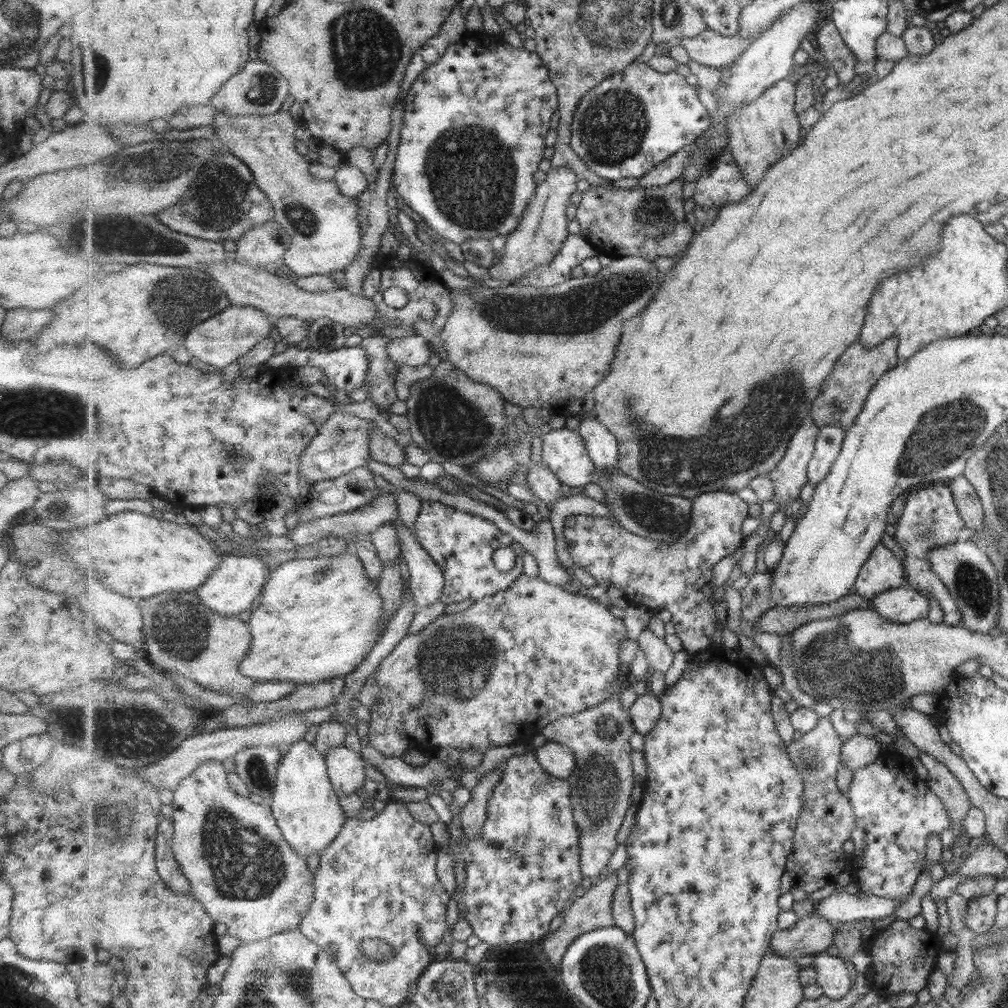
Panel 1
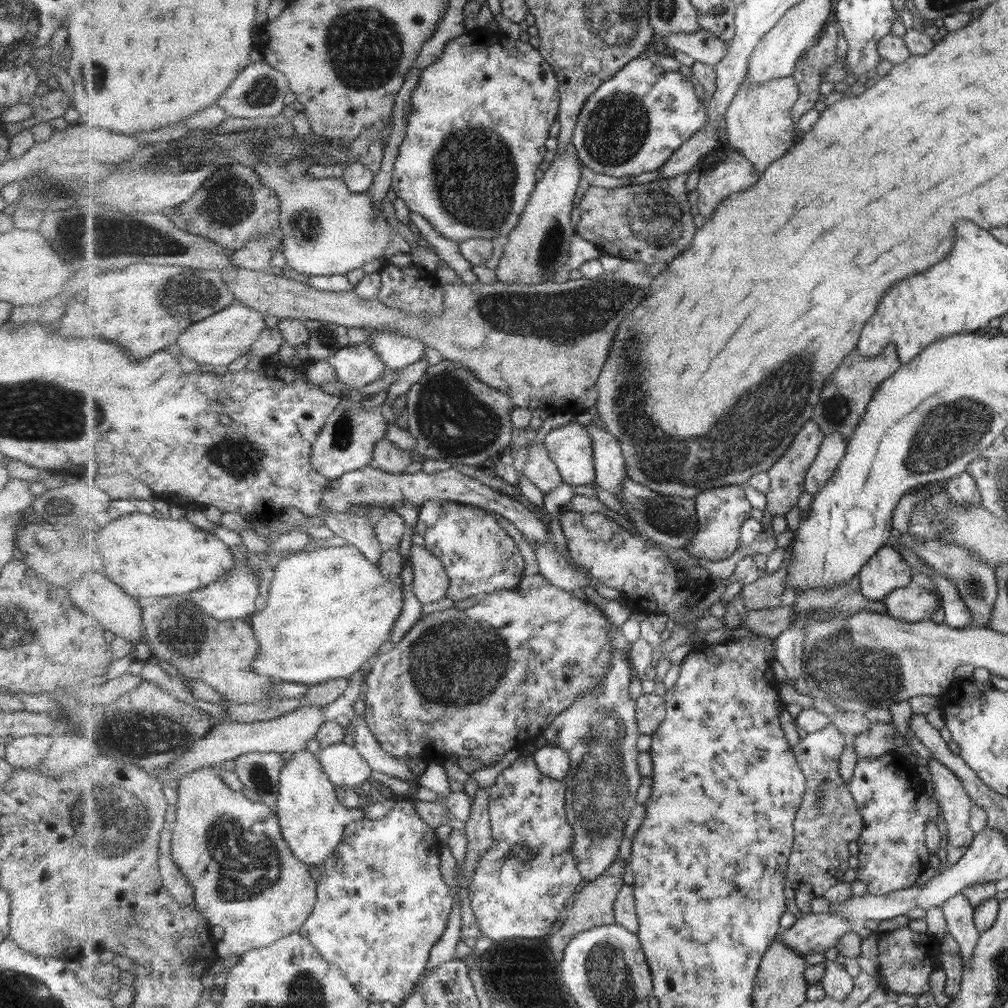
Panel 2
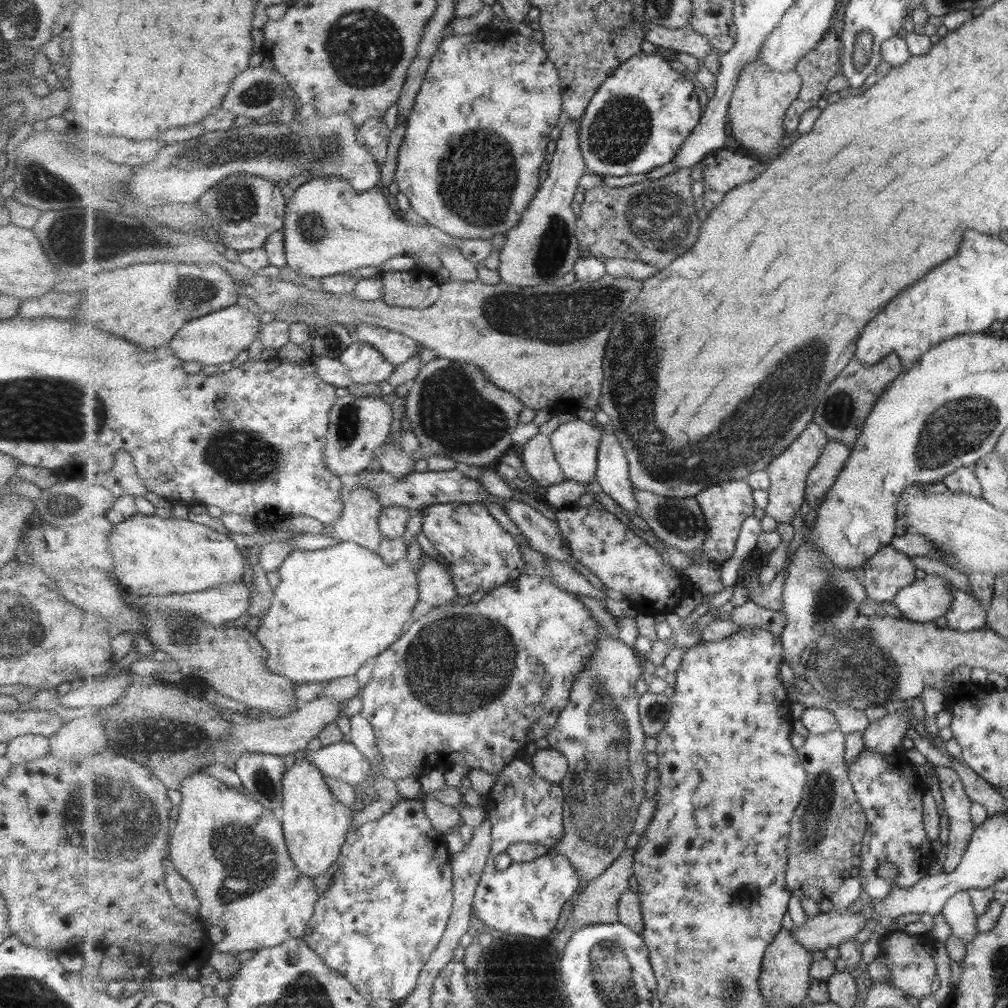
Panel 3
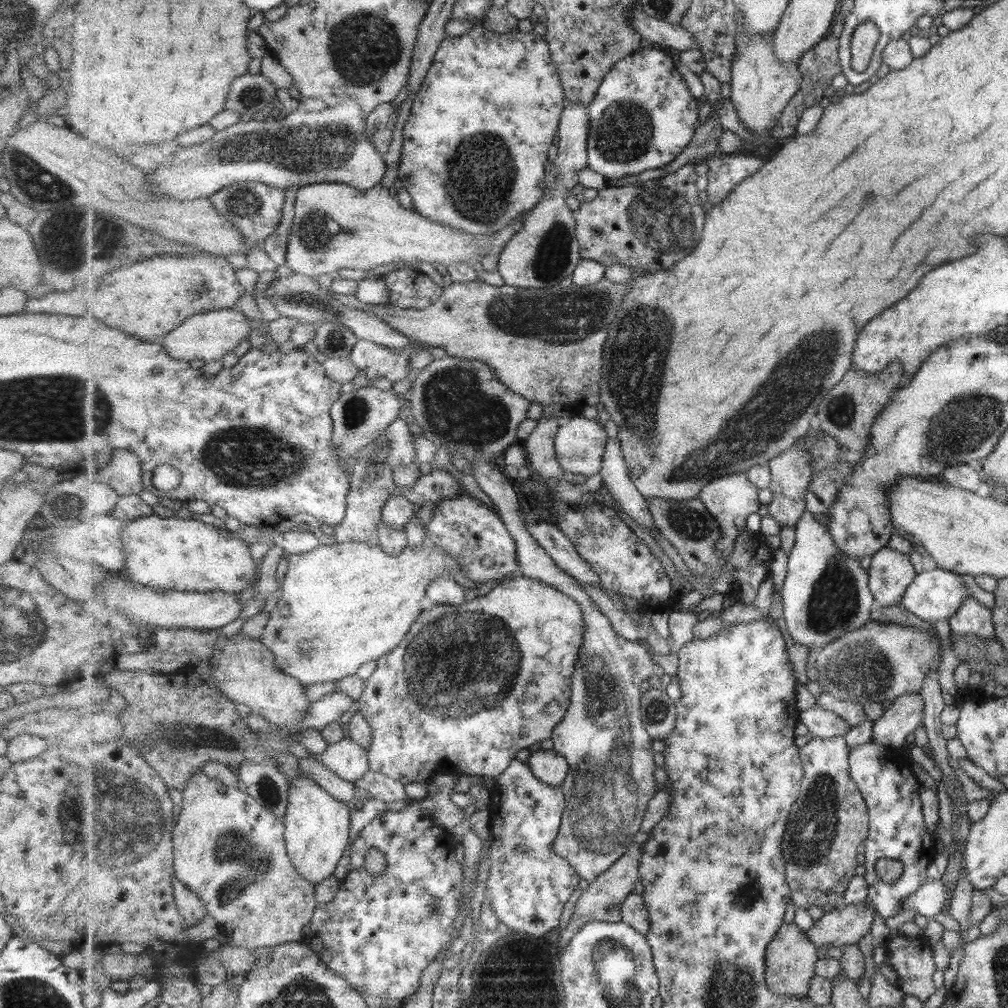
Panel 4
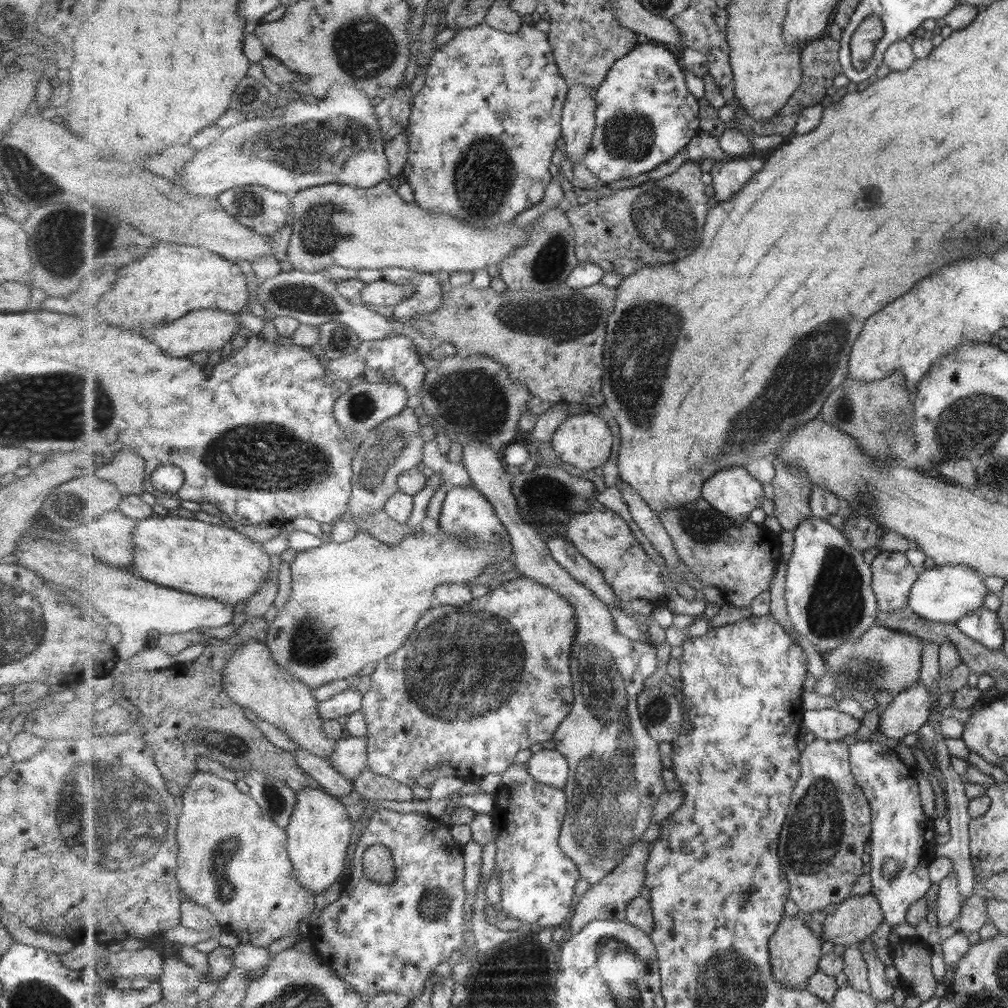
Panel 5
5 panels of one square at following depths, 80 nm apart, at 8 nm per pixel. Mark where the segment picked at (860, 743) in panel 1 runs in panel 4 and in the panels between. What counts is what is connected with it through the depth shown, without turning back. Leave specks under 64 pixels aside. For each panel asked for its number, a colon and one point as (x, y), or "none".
2: (881, 738)
3: (885, 735)
4: (904, 714)

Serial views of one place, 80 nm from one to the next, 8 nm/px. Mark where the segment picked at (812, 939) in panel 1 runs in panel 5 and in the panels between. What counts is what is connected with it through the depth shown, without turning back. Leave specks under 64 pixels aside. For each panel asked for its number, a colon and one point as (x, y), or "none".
2: (813, 933)
3: (830, 929)
4: (844, 925)
5: (854, 919)

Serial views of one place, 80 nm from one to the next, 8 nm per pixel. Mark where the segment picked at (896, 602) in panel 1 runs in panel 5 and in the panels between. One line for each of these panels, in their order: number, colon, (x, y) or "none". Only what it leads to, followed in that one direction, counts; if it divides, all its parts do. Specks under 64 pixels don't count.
2: (911, 604)
3: (924, 600)
4: (935, 595)
5: (944, 594)

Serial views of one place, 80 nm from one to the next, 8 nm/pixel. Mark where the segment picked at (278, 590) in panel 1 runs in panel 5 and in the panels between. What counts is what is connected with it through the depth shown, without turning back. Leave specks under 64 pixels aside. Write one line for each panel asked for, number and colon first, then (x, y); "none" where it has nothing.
2: (346, 608)
3: (335, 608)
4: (342, 605)
5: (359, 601)

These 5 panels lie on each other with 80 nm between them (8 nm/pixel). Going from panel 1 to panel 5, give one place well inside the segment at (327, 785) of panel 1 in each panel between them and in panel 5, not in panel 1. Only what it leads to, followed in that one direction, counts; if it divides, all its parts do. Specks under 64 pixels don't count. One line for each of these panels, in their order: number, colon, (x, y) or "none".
2: (313, 821)
3: (316, 825)
4: (317, 824)
5: (319, 833)

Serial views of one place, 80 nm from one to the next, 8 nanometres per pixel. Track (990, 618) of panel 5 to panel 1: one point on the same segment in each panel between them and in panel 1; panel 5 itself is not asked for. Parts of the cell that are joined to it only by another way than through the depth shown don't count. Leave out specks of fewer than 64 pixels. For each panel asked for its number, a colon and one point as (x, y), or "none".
1: (929, 519)
2: (955, 615)
3: (965, 614)
4: (973, 619)

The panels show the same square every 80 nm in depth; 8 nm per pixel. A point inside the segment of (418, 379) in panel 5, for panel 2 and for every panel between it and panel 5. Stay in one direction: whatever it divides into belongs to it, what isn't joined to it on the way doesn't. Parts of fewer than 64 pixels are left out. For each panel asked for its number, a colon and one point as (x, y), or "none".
2: (357, 365)
3: (365, 363)
4: (373, 360)

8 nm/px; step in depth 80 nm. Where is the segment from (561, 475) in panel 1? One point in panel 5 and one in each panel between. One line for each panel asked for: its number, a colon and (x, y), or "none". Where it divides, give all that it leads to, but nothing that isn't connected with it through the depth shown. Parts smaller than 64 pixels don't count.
2: (570, 446)
3: (576, 443)
4: (581, 442)
5: (585, 441)

